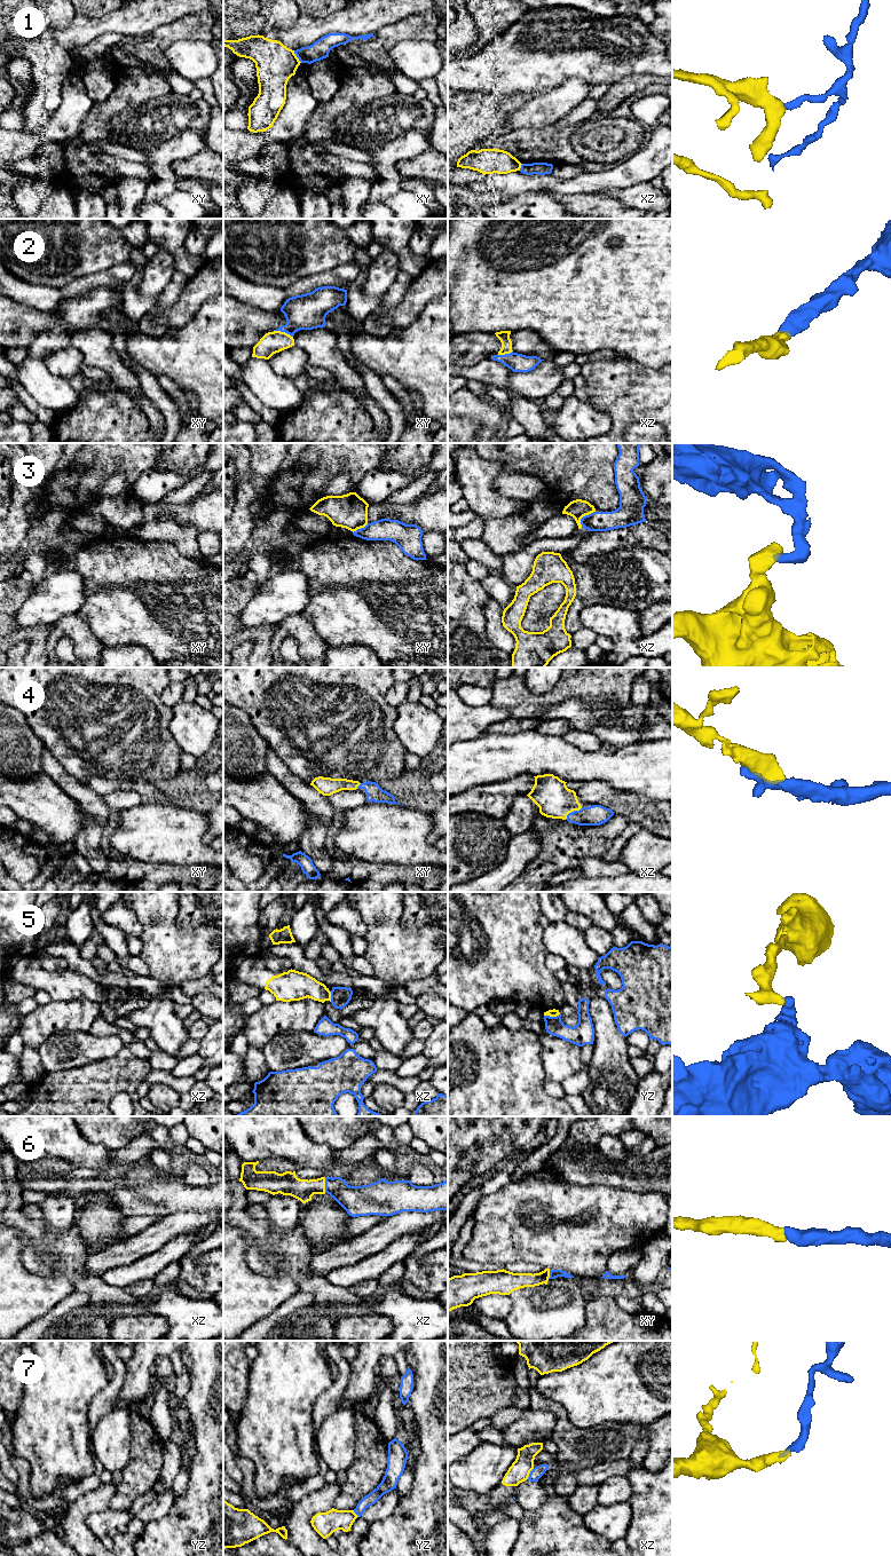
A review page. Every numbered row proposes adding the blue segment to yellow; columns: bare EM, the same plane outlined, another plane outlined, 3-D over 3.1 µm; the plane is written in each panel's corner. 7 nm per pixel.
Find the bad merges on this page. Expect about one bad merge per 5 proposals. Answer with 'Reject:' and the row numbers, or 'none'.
Reject: 1, 3, 5, 7

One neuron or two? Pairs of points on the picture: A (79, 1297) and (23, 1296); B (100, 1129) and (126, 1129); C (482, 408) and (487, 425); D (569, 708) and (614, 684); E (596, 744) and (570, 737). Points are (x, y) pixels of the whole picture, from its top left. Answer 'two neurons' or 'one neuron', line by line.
A: two neurons
B: one neuron
C: one neuron
D: two neurons
E: one neuron

